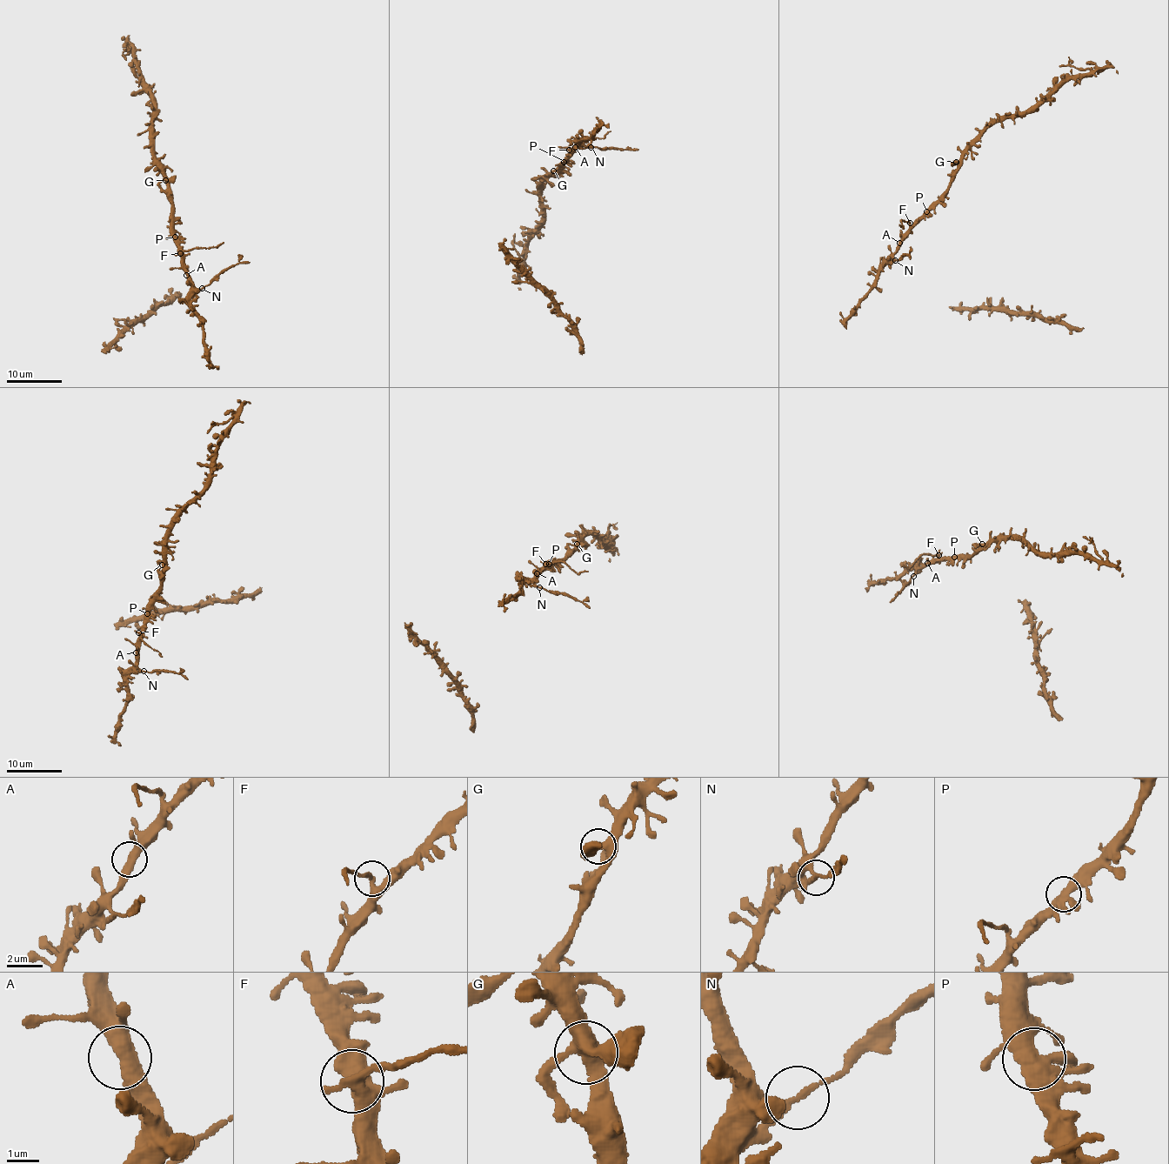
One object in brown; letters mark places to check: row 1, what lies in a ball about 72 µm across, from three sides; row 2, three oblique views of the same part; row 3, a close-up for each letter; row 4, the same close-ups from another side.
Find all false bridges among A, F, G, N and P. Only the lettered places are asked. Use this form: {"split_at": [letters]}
{"split_at": ["F", "N"]}

